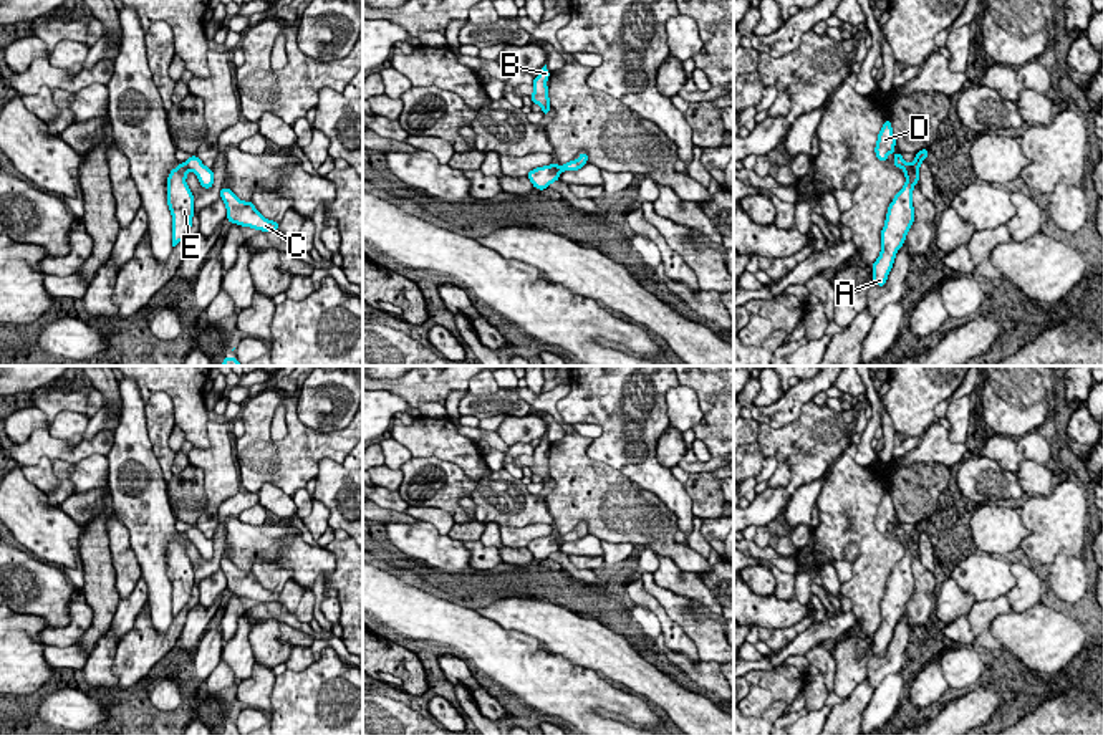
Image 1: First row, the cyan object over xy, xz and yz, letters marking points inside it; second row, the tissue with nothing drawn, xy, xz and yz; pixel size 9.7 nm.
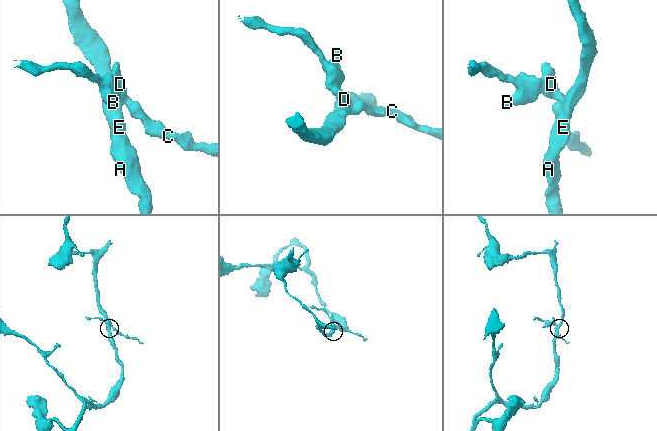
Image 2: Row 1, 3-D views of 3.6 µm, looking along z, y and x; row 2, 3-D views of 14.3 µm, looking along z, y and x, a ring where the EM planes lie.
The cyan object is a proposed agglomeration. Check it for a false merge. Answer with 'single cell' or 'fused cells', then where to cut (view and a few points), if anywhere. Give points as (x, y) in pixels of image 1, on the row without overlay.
fused cells; cut in xy along (183, 535), (187, 540)

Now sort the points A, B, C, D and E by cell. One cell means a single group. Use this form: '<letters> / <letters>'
A E / B C D

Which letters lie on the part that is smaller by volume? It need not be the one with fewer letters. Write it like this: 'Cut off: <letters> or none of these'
Cut off: B, C, D

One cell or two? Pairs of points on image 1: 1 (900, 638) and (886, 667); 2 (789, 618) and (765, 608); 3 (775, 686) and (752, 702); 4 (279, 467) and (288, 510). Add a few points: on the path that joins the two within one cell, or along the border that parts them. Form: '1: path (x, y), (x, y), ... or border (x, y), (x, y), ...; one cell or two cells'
1: path (898, 644), (893, 661); one cell
2: path (784, 614), (770, 613); one cell
3: border (751, 684), (764, 687), (774, 701); two cells
4: border (257, 490), (264, 484), (274, 484), (292, 497); two cells

